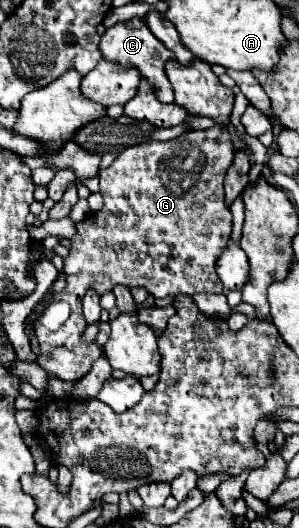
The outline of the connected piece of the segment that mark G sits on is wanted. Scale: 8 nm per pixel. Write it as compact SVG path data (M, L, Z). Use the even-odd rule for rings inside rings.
M213 126L209 130L191 130L189 134L173 138L169 142L149 142L149 144L139 144L139 146L125 148L113 160L113 164L109 168L105 168L105 170L99 172L99 178L101 178L101 196L105 200L105 206L97 214L93 214L93 218L91 218L93 224L83 224L83 222L77 224L77 234L71 238L71 252L69 252L69 256L65 258L65 264L63 264L63 272L67 274L67 288L51 298L51 304L41 314L41 318L37 318L37 322L35 322L35 334L37 334L37 340L41 344L41 368L43 370L47 370L51 376L59 378L63 382L77 382L79 378L83 378L91 370L91 364L95 360L99 360L99 356L103 356L101 346L97 346L95 342L85 344L81 340L81 336L83 336L83 332L87 328L87 322L83 320L83 314L81 314L81 298L83 298L83 294L85 294L87 288L95 288L99 294L103 294L103 292L111 290L115 284L123 284L123 286L129 286L129 288L143 286L155 298L179 296L179 294L195 296L195 294L221 294L223 292L223 284L219 284L219 276L215 272L215 264L217 264L223 248L227 248L227 242L229 242L229 236L231 236L231 226L233 226L233 214L231 214L229 204L225 202L225 192L223 192L223 176L225 176L227 168L231 166L231 162L233 162L231 134L229 134L227 128Z

